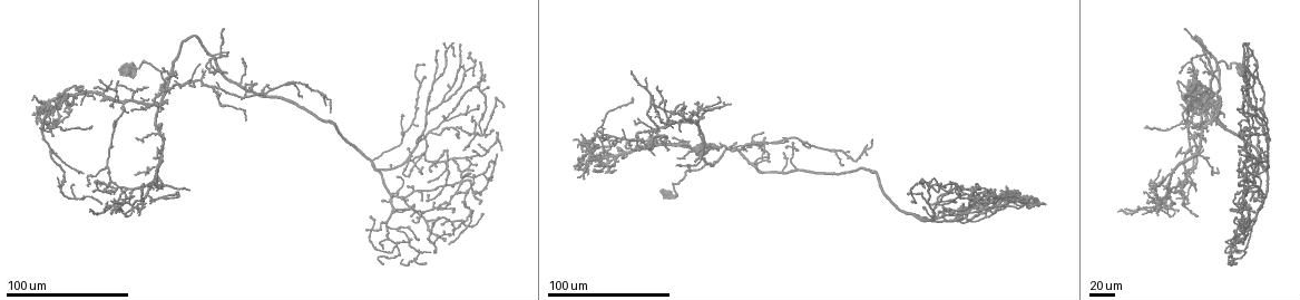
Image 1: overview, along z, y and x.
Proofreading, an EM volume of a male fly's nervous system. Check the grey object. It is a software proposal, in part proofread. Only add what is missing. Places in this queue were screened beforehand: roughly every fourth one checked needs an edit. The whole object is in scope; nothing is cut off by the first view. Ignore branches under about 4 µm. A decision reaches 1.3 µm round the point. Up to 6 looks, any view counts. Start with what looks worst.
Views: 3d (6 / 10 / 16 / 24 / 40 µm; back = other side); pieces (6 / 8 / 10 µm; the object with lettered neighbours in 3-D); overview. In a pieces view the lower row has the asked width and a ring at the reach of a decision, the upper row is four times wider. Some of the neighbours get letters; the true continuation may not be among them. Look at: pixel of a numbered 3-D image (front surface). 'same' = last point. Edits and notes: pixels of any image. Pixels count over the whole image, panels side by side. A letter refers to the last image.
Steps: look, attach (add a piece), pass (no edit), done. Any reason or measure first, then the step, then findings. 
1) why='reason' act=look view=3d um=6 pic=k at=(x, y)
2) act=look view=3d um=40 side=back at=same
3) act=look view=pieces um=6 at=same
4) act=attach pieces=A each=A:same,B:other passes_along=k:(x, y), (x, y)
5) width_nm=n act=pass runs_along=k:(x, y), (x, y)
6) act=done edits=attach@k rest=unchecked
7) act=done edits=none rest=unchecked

why='end of a long branch' act=look view=3d um=24 pic=1 at=(80, 104)

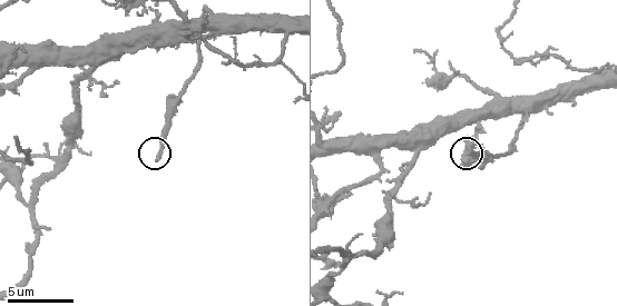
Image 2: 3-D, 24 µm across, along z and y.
why='what lies round it' act=look view=pieces um=10 pic=2 at=(470, 151)

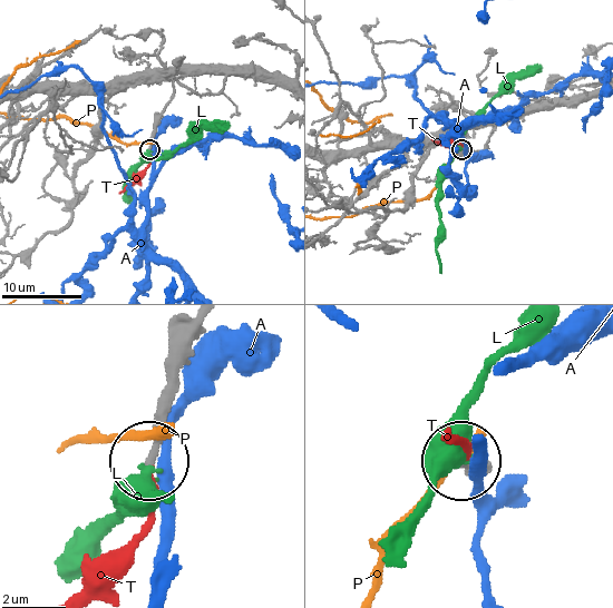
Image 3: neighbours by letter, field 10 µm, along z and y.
width_nm=220 act=attach pieces=T each=A:other,L:other,P:other,T:same passes_along=3:(176, 383), (152, 466), (149, 517), (71, 596) found='the cell continues'

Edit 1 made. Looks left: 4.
why='redraw' act=look view=overview

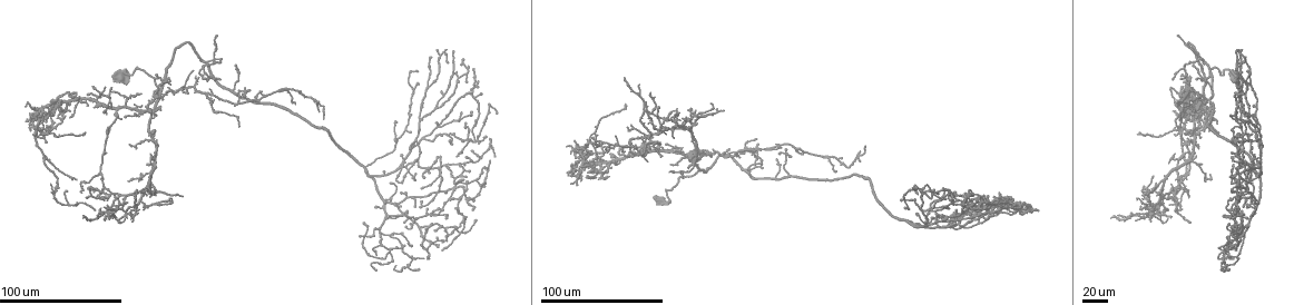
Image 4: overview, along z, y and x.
why='long arm stops here' act=look view=3d um=40 pic=4 at=(1190, 220)

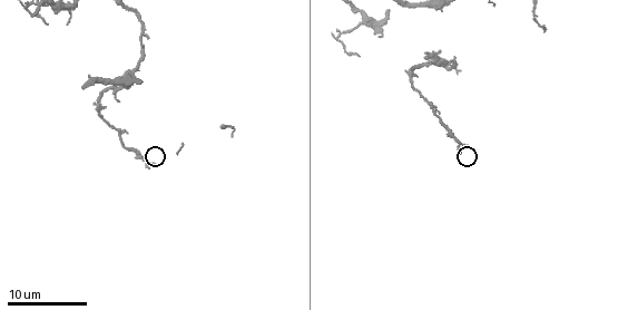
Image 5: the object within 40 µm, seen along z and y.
why='closer look' act=look view=3d um=10 pic=5 at=(458, 154)

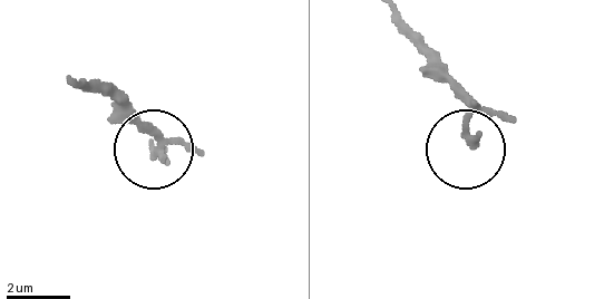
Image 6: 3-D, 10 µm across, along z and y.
why='what lies round it' act=look view=pieces um=6 pic=6 at=(473, 139)

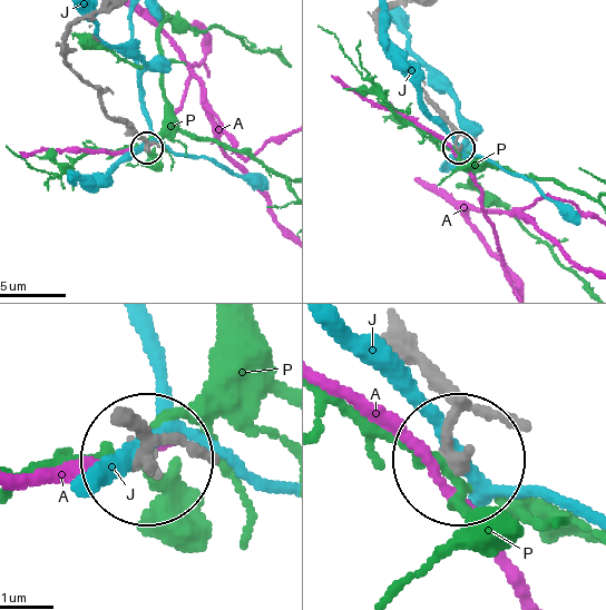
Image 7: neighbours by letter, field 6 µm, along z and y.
width_nm=230 act=pass each=A:other,J:other,P:other found='no lettered piece goes on from it'

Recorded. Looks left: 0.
act=done edits=attach@3 rest=unchecked

